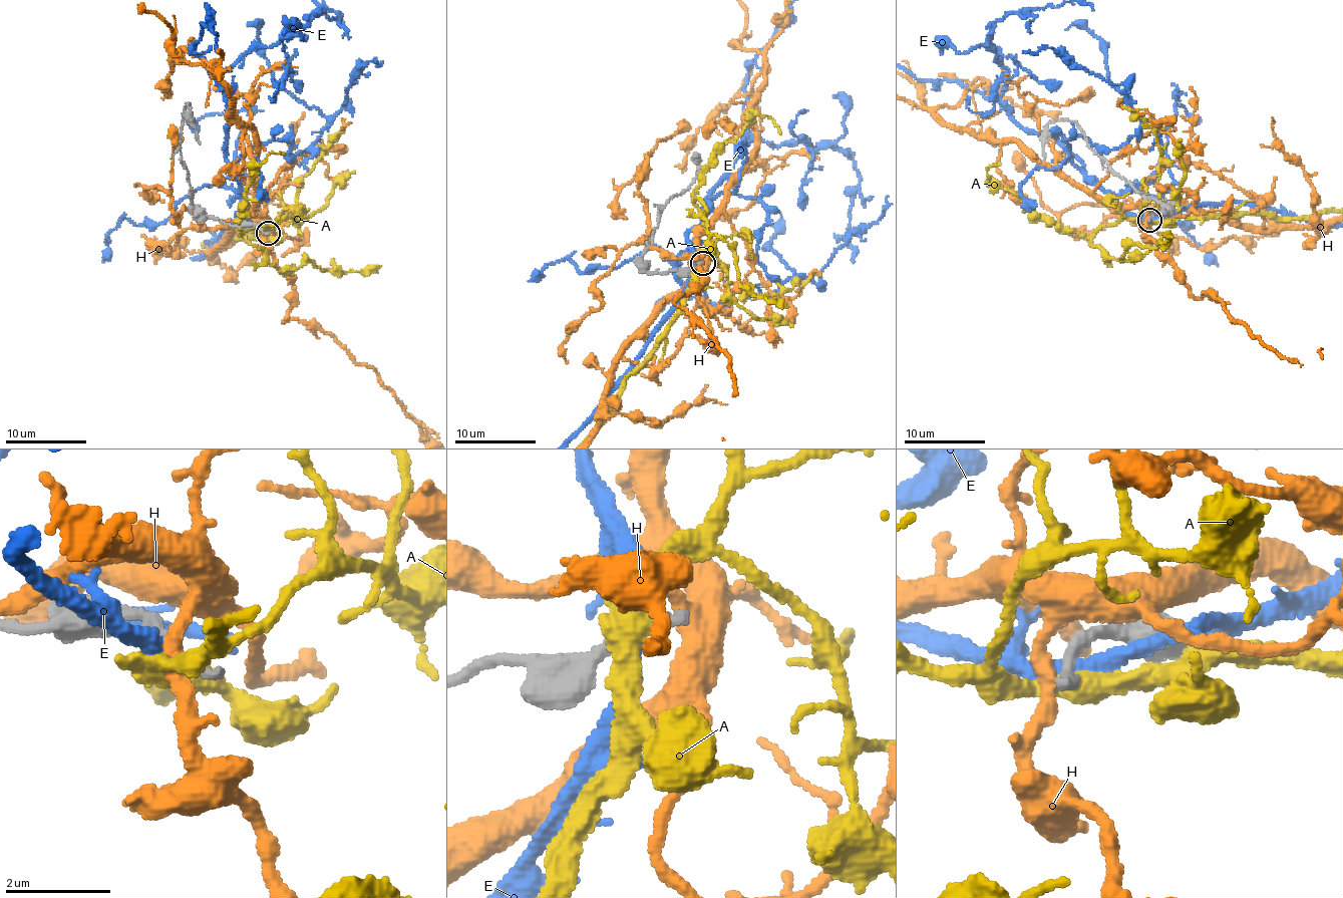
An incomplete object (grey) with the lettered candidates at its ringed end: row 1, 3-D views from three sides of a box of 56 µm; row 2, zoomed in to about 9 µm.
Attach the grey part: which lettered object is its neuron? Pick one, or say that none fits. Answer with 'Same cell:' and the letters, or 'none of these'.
Same cell: none of these

